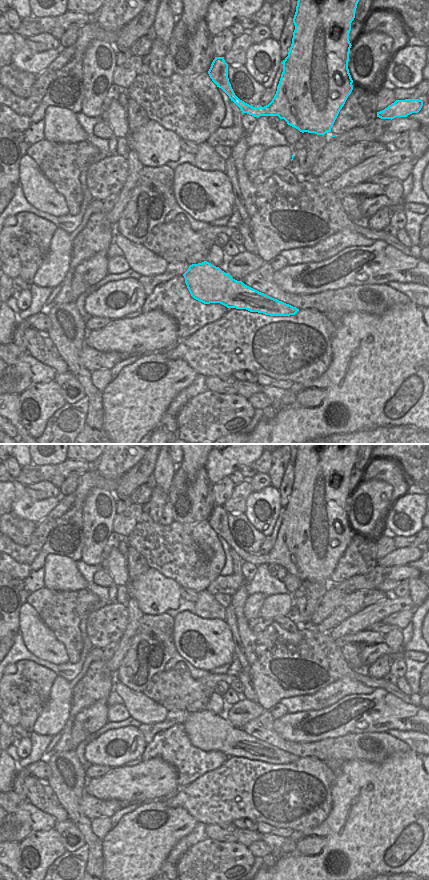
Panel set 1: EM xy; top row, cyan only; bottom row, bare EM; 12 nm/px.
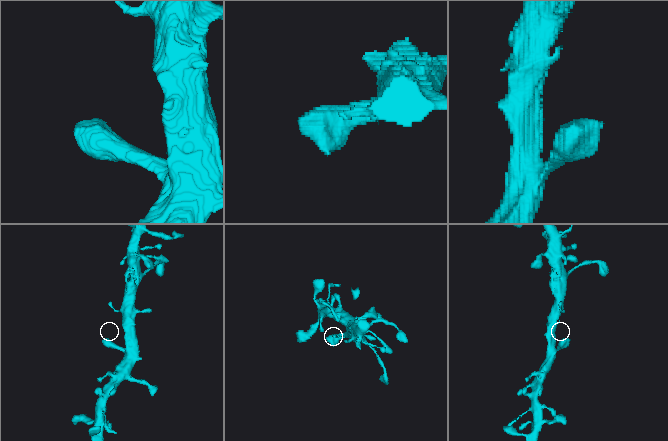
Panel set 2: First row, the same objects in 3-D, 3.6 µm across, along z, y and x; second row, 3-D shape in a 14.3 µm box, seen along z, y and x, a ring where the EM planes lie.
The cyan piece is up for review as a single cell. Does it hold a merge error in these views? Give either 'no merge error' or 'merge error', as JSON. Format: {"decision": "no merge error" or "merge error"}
{"decision": "no merge error"}

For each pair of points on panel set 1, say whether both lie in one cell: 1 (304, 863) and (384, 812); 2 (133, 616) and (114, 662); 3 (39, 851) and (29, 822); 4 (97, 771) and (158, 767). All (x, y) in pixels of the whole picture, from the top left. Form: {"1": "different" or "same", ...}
{"1": "same", "2": "same", "3": "different", "4": "different"}

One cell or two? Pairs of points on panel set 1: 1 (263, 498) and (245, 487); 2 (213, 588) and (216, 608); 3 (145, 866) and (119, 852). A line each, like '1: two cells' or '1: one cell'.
1: two cells
2: two cells
3: one cell

